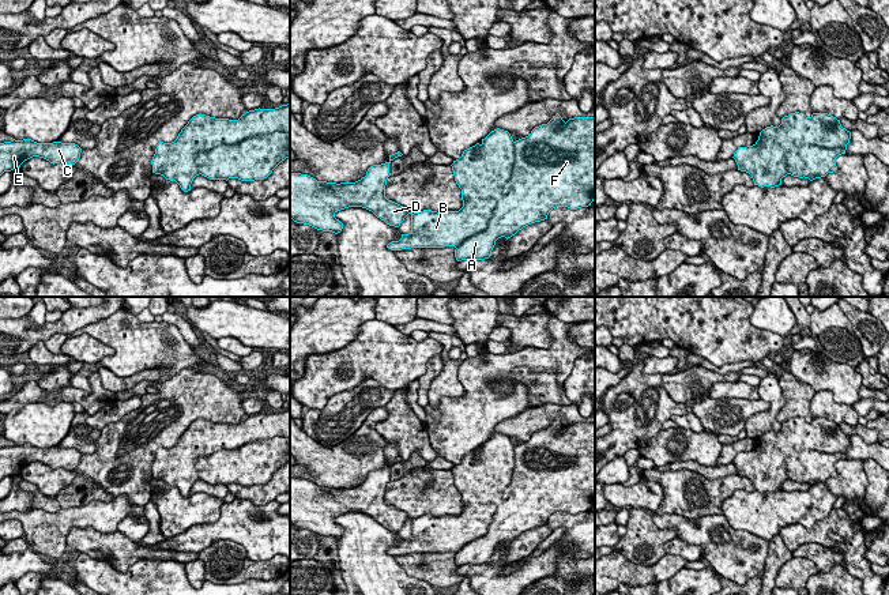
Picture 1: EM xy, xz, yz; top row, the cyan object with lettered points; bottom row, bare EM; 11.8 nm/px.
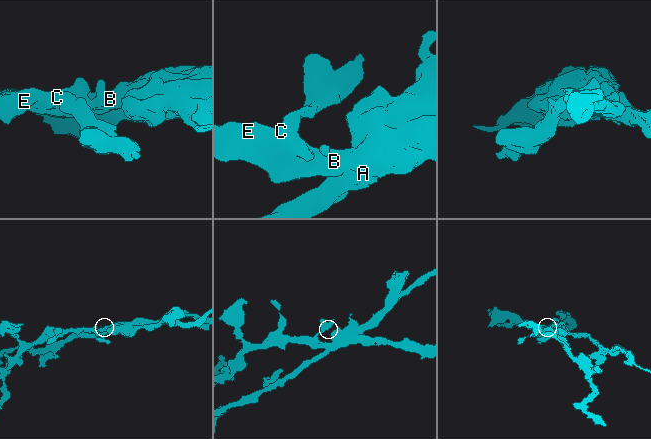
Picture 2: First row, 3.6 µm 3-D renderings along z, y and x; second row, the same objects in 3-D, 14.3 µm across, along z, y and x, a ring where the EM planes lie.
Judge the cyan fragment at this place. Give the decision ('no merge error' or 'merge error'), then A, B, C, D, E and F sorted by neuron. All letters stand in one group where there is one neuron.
merge error | A F / B C D E

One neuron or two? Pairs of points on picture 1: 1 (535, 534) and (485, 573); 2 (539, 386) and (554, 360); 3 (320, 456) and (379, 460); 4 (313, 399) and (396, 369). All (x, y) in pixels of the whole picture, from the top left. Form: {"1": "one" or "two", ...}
{"1": "two", "2": "two", "3": "one", "4": "one"}

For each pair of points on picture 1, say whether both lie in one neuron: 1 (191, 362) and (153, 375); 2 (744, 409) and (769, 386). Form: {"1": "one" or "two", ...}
{"1": "two", "2": "two"}

